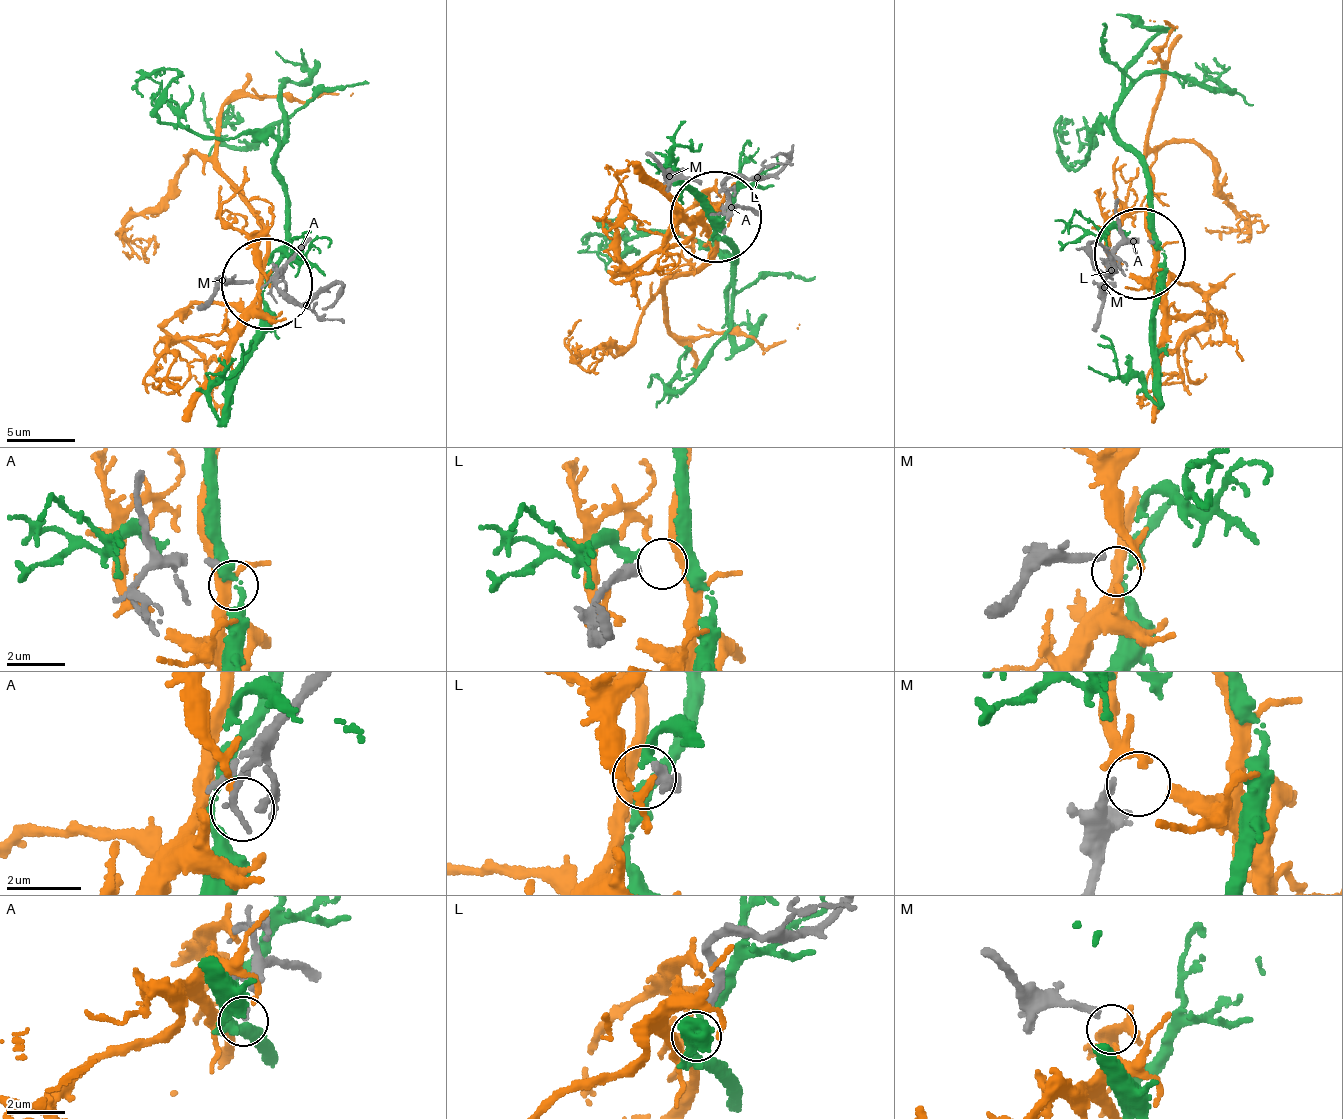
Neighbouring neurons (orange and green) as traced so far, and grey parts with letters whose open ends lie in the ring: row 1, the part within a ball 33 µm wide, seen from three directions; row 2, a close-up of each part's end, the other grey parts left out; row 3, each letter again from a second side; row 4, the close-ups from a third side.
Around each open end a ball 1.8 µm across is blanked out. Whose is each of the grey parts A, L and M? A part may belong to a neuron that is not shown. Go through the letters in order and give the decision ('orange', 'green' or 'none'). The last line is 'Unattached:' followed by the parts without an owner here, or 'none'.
A: none
L: none
M: orange
Unattached: A, L

